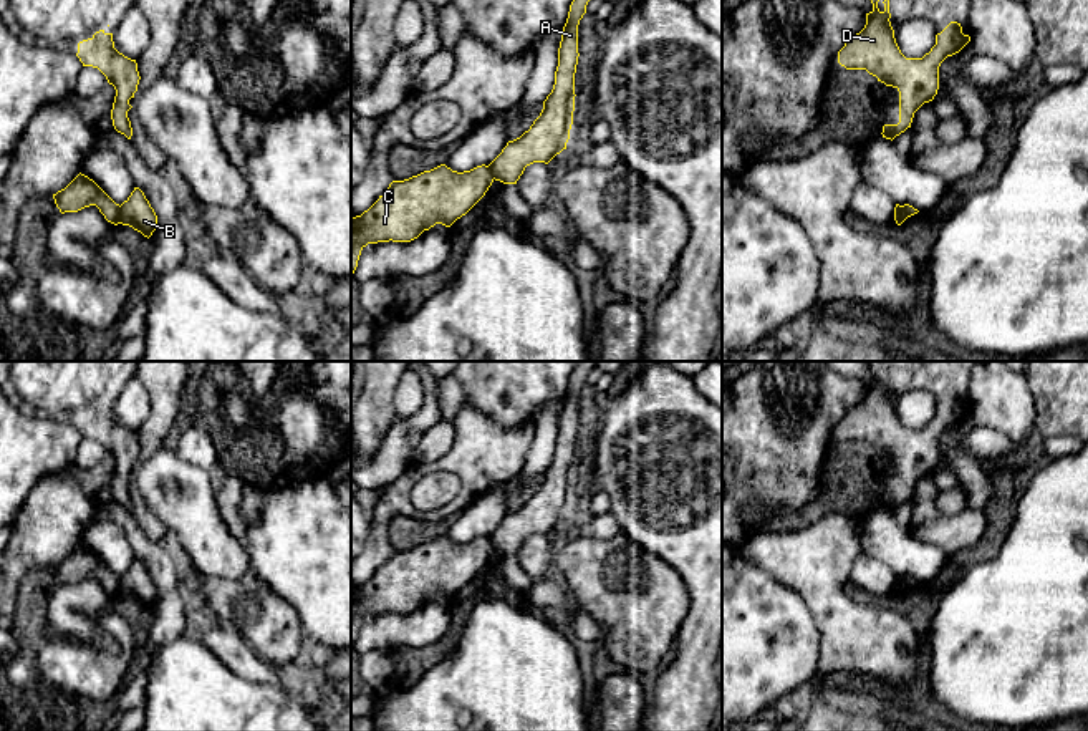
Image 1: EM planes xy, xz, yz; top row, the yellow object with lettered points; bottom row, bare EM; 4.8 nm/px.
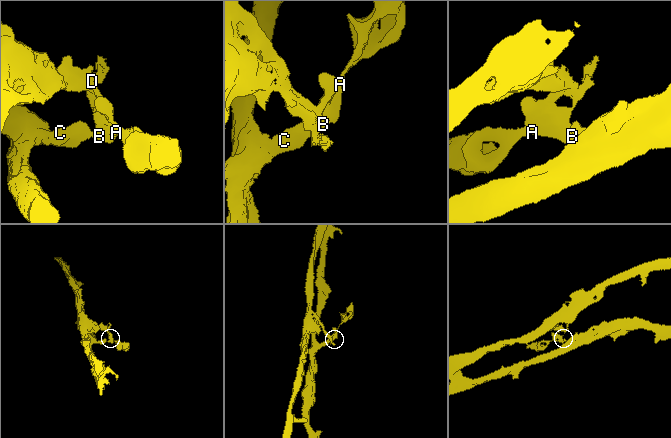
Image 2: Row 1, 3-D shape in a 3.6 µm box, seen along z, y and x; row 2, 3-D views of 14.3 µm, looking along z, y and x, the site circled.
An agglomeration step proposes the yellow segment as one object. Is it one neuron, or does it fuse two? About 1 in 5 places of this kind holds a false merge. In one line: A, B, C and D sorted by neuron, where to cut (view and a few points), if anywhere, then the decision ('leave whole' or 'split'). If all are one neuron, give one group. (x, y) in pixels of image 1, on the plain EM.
groups A B D / C; cut xy (118, 577), (120, 594); split

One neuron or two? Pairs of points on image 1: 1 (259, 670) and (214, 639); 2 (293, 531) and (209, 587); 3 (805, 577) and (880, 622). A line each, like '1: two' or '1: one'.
1: one
2: two
3: one

